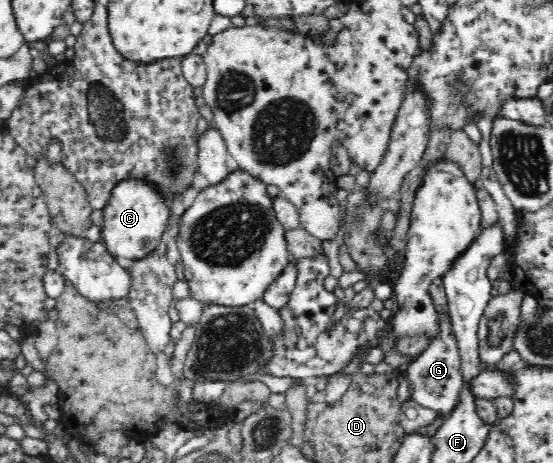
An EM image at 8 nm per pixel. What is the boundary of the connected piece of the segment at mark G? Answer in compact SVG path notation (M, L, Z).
M448 309L437 312L436 326L438 327L436 333L430 339L430 345L419 356L415 357L405 374L408 376L410 399L423 407L435 410L437 414L440 414L439 417L443 418L441 414L450 414L451 410L454 409L461 390L462 376L458 342L455 338L455 329L452 327L452 314Z

